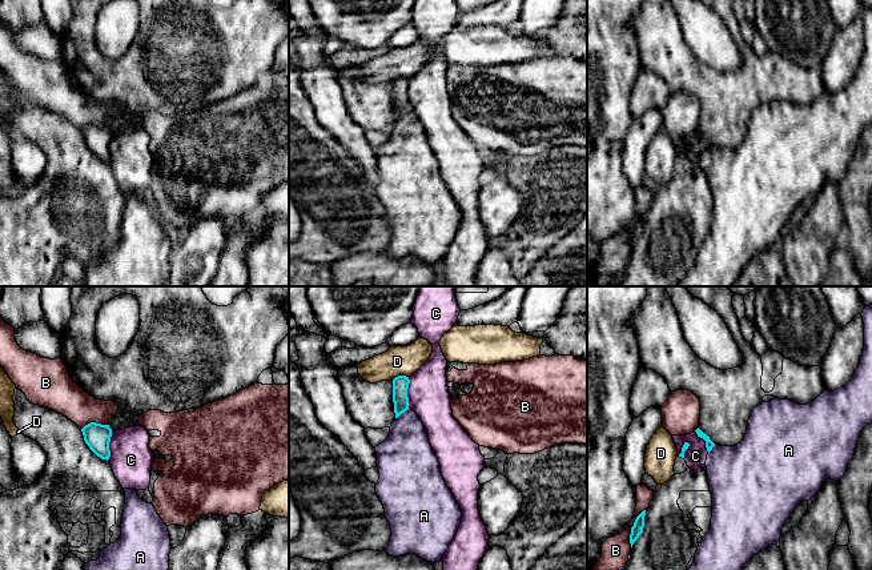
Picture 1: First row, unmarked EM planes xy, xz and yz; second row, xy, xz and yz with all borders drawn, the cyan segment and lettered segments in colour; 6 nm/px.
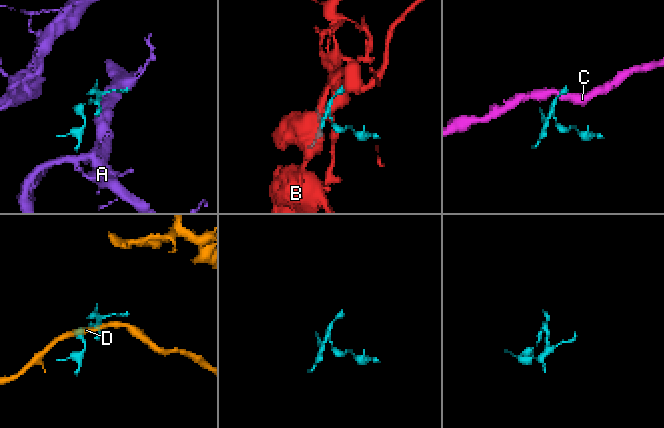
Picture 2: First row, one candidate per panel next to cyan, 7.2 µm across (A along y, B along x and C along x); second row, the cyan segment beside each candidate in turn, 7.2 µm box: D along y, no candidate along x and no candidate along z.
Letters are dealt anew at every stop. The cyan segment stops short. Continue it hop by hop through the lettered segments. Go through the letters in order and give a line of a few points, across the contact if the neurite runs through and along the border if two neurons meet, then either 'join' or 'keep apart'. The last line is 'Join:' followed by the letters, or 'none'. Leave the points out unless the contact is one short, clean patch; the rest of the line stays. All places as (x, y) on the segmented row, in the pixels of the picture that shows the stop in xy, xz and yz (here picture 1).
A: xz (409, 408), (396, 418) | keep apart
B: keep apart
C: xz (409, 377), (408, 406) | keep apart
D: xz (408, 376), (396, 376), (392, 380) | keep apart
Join: none

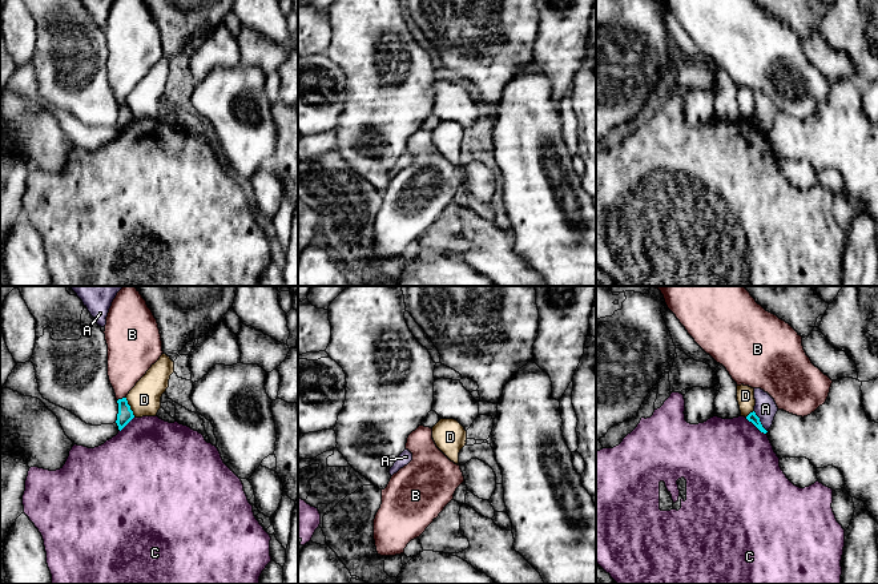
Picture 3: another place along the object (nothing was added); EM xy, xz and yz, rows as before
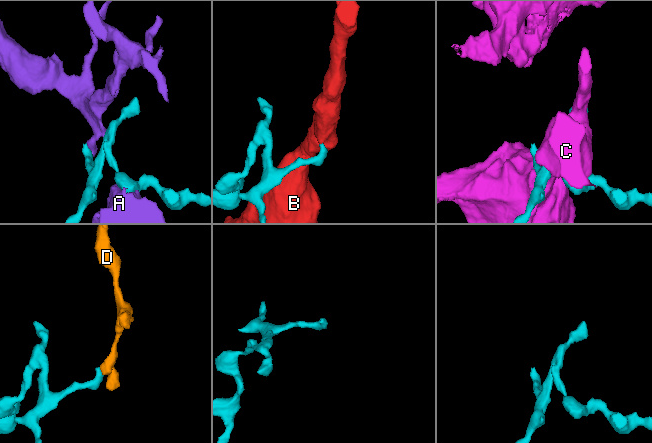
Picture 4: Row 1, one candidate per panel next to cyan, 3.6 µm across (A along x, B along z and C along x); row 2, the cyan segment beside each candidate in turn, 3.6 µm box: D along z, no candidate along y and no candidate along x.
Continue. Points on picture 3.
A: keep apart
B: xy (125, 414), (123, 398), (123, 374), (129, 358) | join
C: keep apart
D: xy (125, 398), (135, 415) | keep apart
Join: B

